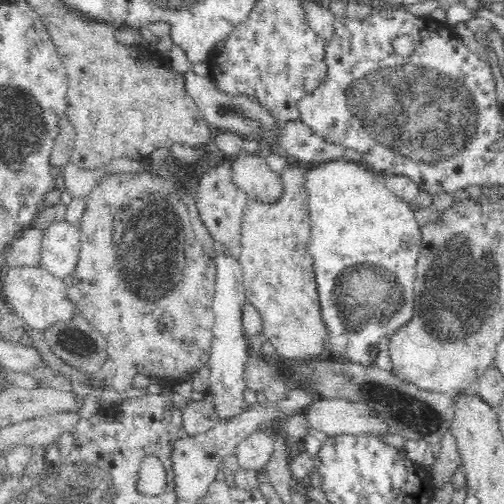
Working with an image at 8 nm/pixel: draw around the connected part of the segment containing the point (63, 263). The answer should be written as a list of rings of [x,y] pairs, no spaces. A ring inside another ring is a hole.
[[[68,218],[54,220],[41,232],[40,266],[54,276],[68,278],[73,274],[79,253],[78,224]]]

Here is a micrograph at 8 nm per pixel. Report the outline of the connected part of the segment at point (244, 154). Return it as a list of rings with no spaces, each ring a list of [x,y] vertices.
[[[242,150],[227,158],[232,182],[247,198],[274,202],[280,196],[281,184],[260,154]]]

